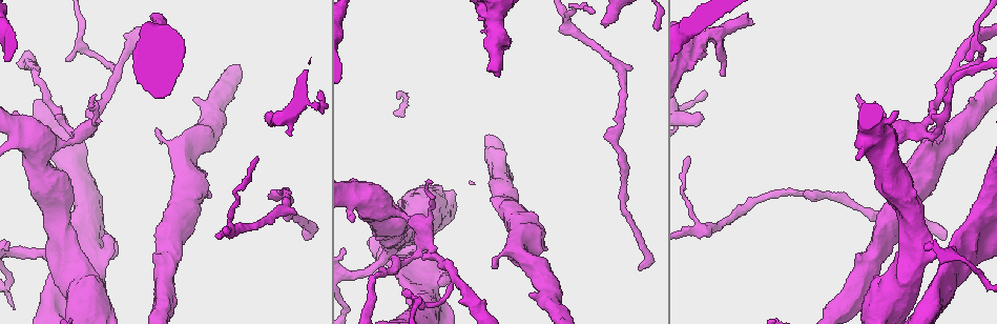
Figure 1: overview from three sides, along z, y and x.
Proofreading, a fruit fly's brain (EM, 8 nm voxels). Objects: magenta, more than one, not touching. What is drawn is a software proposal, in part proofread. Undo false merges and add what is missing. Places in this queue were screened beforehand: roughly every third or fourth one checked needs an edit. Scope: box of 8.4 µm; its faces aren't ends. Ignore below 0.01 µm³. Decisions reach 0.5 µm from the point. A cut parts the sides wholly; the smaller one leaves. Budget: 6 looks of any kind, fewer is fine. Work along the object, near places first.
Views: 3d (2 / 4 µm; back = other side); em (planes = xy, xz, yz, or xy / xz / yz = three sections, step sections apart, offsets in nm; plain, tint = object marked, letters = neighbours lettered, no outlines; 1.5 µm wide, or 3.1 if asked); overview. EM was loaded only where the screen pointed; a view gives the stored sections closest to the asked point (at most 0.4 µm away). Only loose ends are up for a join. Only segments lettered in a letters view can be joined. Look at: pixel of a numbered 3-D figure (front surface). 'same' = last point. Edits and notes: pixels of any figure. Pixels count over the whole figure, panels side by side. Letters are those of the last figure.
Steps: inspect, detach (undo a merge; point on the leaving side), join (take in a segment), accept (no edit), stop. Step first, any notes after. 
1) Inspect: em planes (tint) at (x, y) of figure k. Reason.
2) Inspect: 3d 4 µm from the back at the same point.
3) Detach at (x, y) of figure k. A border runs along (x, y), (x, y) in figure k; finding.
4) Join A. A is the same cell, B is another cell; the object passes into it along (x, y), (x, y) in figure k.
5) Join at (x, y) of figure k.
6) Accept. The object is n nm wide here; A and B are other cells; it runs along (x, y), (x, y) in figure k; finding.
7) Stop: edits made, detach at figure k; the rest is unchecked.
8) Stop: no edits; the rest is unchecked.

Inspect: em yz step 8 (letters) at (601, 24) of figure 1. Thick end.

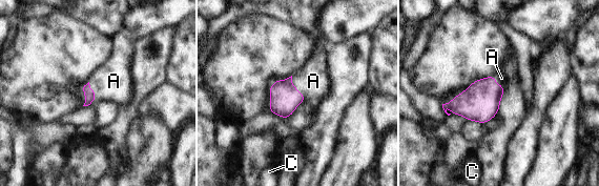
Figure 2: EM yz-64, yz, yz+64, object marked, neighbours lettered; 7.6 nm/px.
Inspect: em planes (letters) at the same point. Another direction.

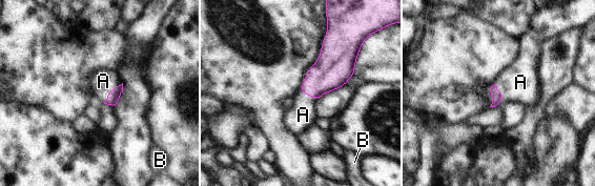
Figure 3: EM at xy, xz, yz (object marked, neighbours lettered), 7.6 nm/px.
Join A. A is the same cell, B is another cell; the object passes into it along (113, 98), (109, 91), (103, 81) in figure 3; it goes on there.

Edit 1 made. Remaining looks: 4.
Inspect: overview. See it whole again.

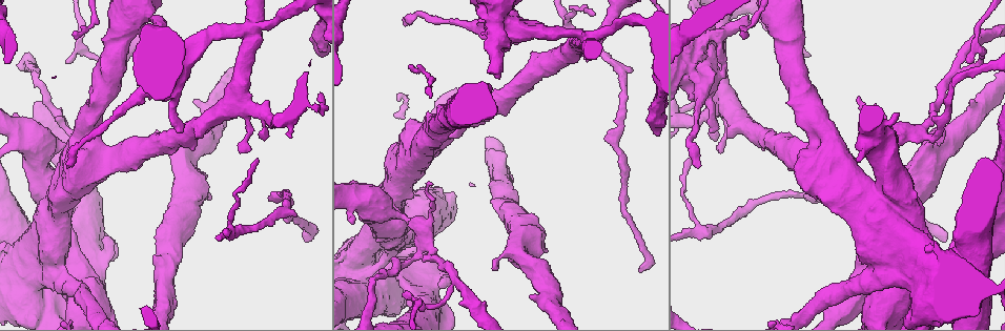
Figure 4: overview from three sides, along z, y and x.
Inspect: em planes (letters) at (640, 270) of figure 4.

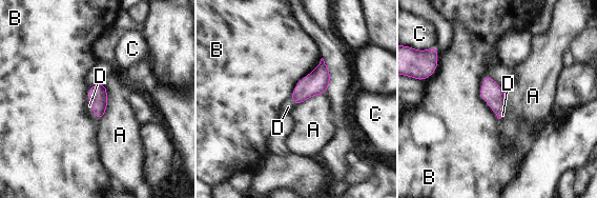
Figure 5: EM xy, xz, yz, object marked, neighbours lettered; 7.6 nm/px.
Join D. The object is 140 nm wide here; D is the same cell, A, B and C are other cells; the object passes into it along (316, 82), (293, 102), (288, 106) in figure 5; it goes on there.

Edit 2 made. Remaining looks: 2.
Stop: edits made, join at figure 3, join at figure 5; the rest is unchecked.

